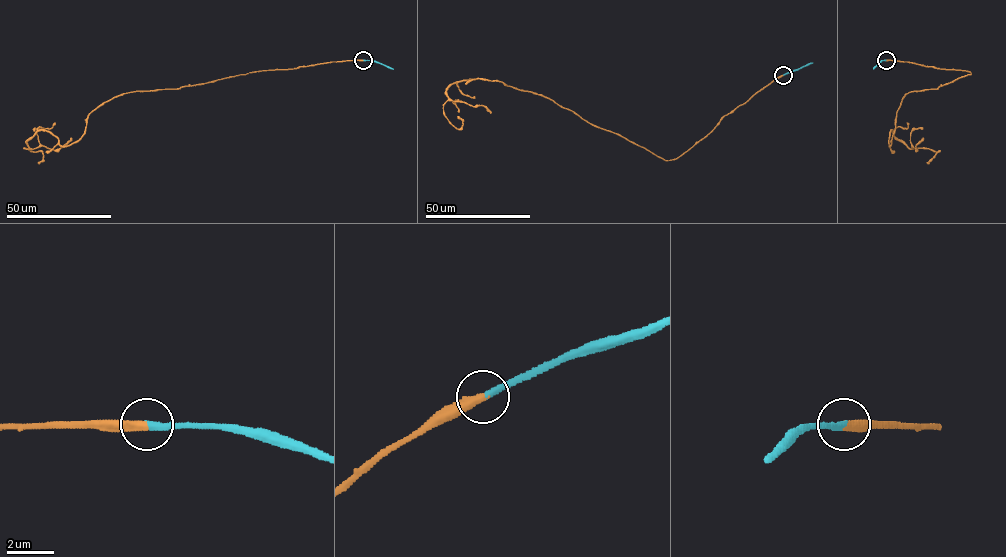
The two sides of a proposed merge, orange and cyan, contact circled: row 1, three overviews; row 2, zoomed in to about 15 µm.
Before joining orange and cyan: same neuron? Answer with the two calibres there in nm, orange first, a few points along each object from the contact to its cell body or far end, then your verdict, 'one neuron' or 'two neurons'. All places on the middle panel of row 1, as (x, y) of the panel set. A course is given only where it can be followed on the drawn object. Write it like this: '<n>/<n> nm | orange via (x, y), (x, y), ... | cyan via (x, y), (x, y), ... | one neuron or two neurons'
400/280 nm | orange via (782, 75), (669, 160), (552, 100), (497, 80), (451, 84), (443, 114), (460, 129), (462, 121), (457, 116) | cyan via (782, 75), (813, 62) | one neuron

